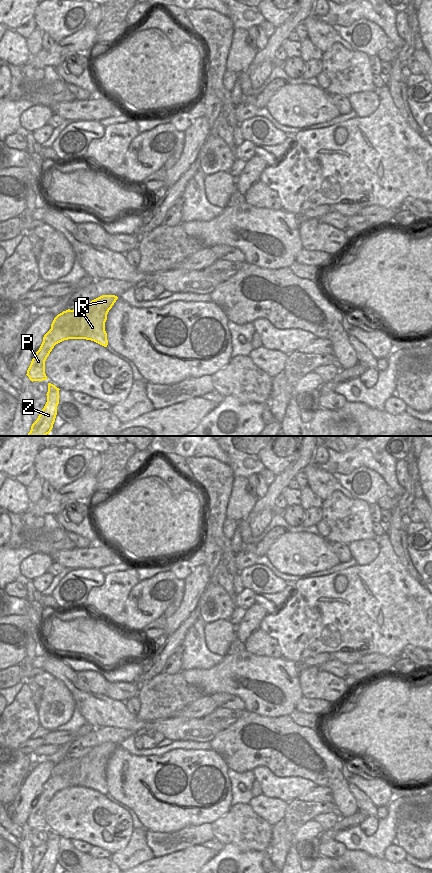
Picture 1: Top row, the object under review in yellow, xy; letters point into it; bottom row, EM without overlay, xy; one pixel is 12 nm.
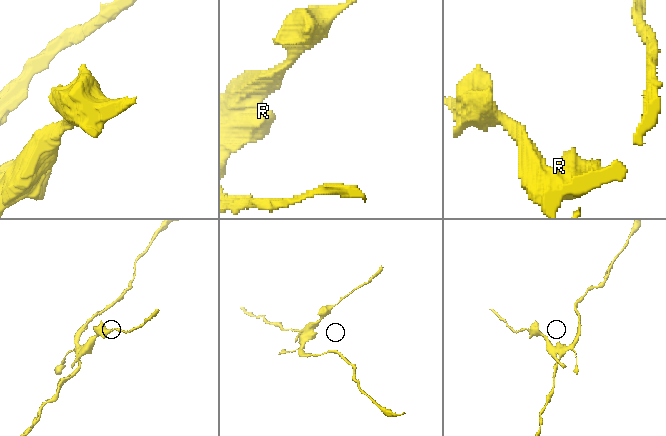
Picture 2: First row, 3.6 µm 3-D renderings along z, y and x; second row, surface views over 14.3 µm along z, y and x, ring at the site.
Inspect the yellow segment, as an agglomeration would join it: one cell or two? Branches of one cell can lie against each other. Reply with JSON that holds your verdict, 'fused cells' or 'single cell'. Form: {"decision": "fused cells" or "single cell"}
{"decision": "fused cells"}

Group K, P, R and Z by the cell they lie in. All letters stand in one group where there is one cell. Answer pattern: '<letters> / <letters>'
K R Z / P

